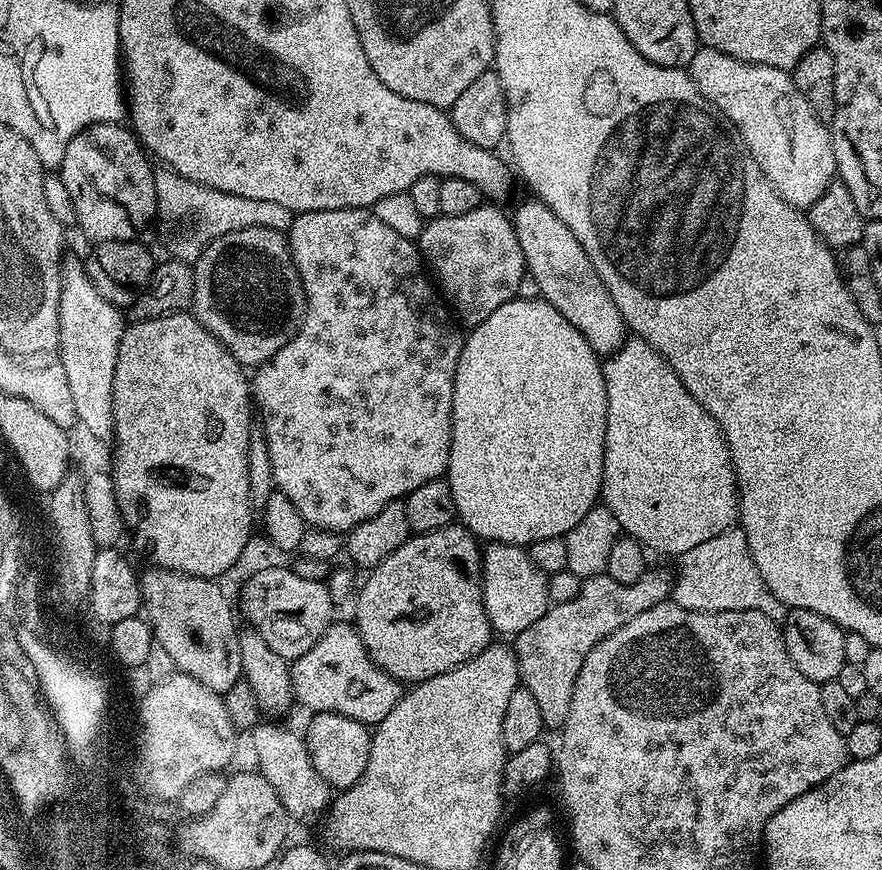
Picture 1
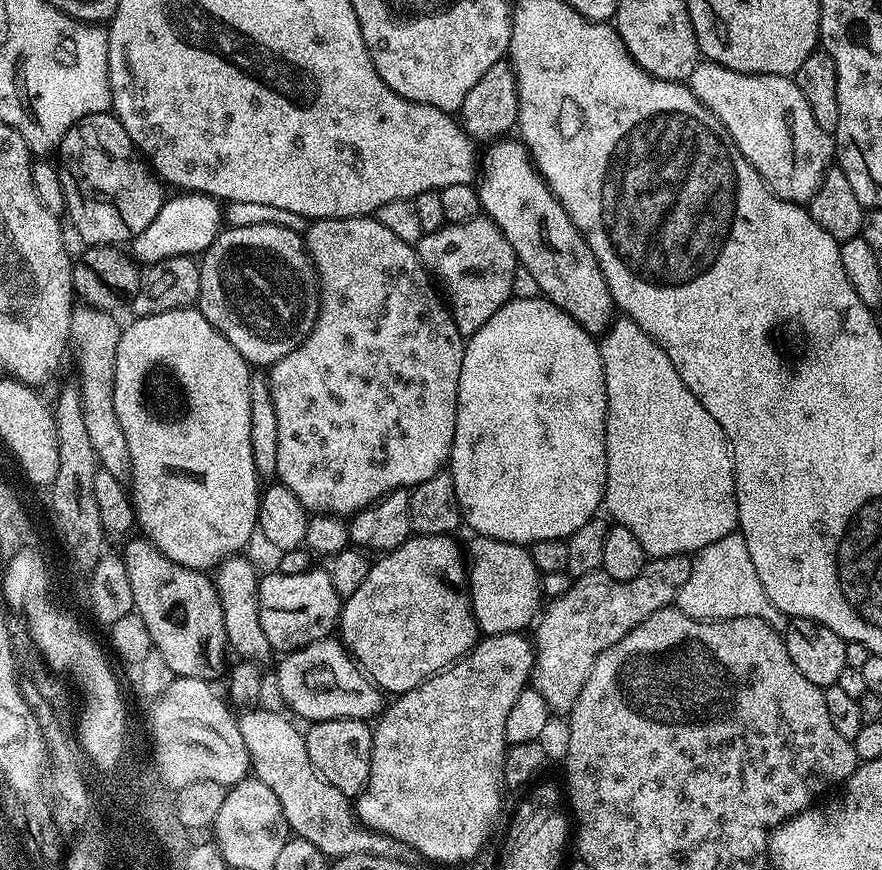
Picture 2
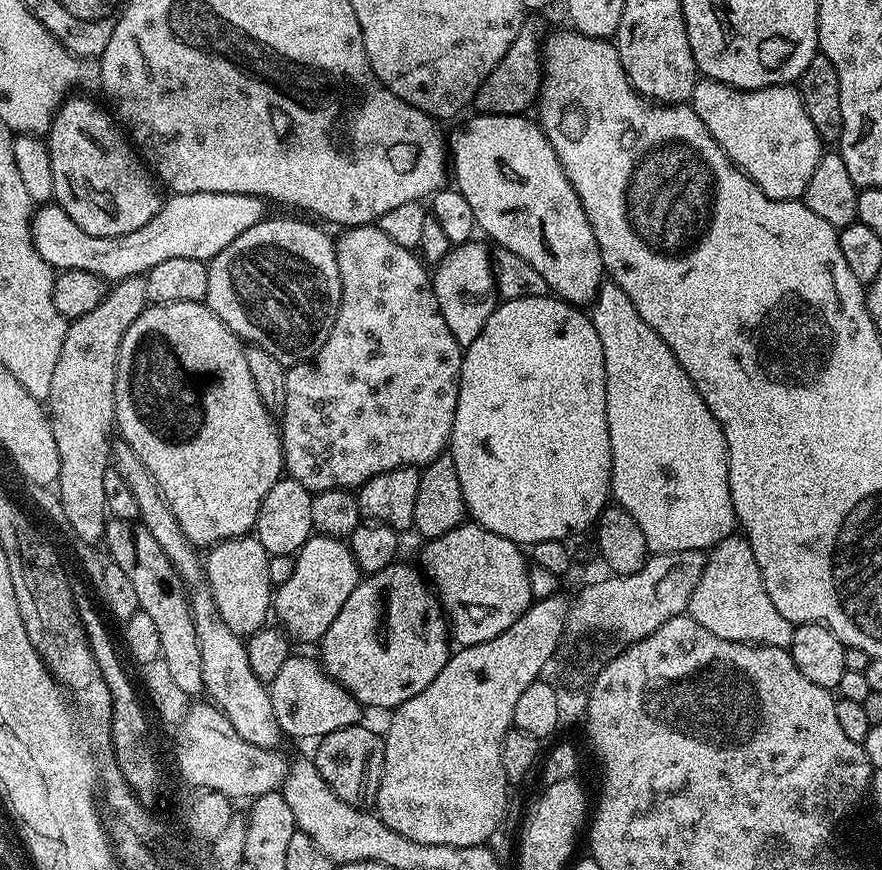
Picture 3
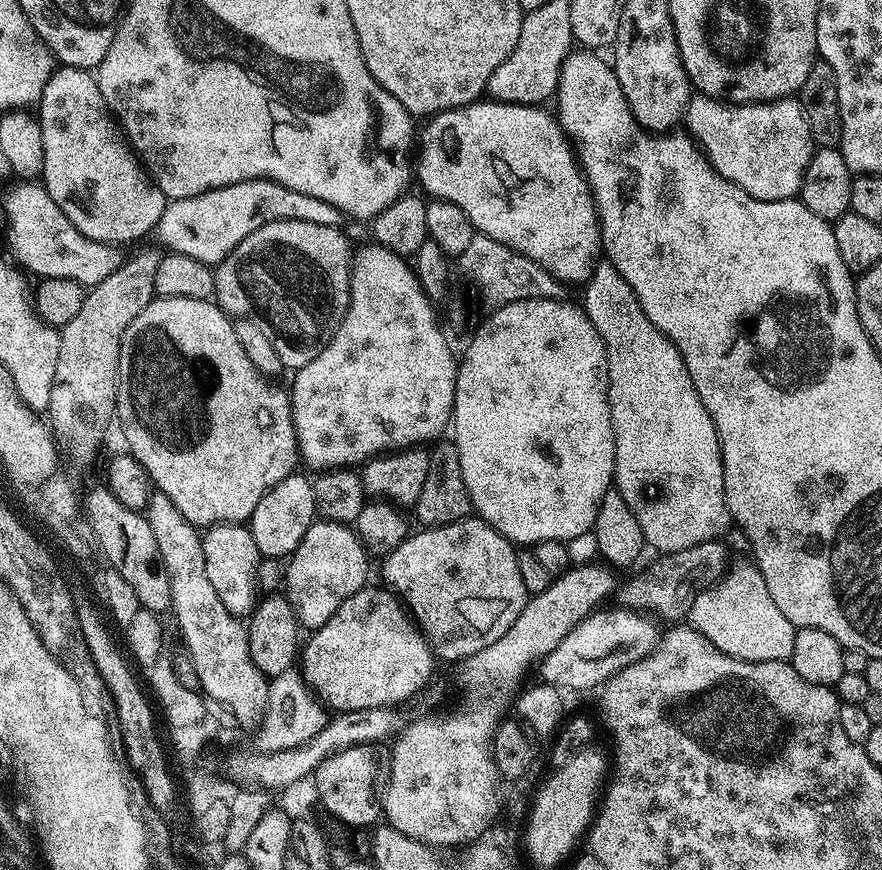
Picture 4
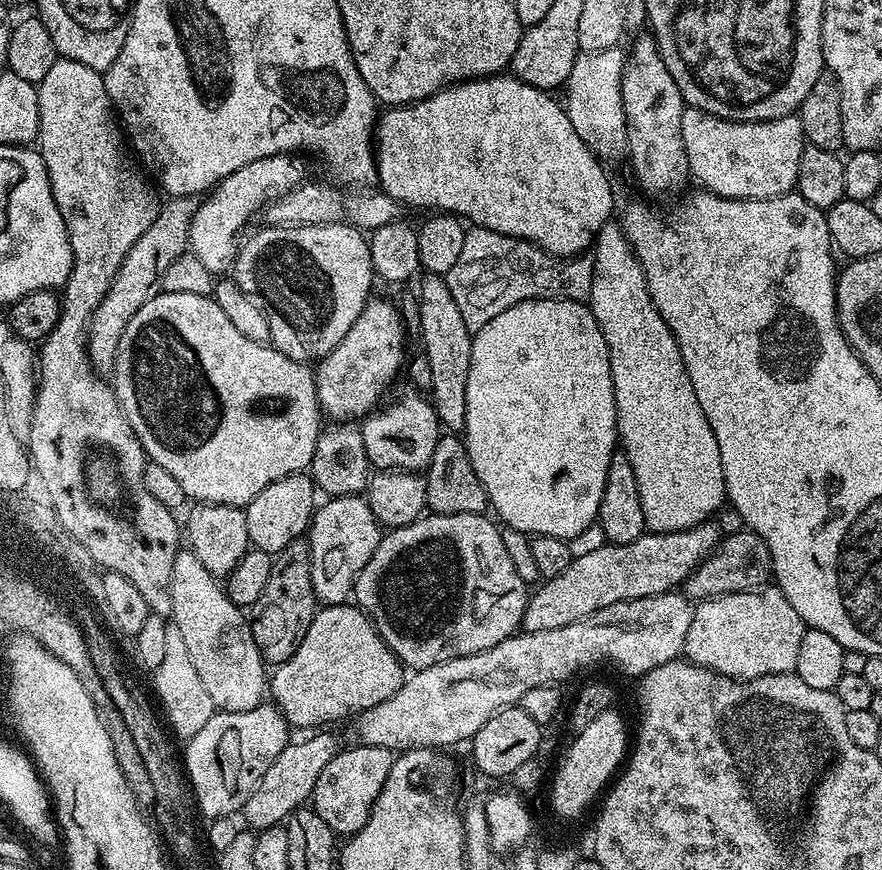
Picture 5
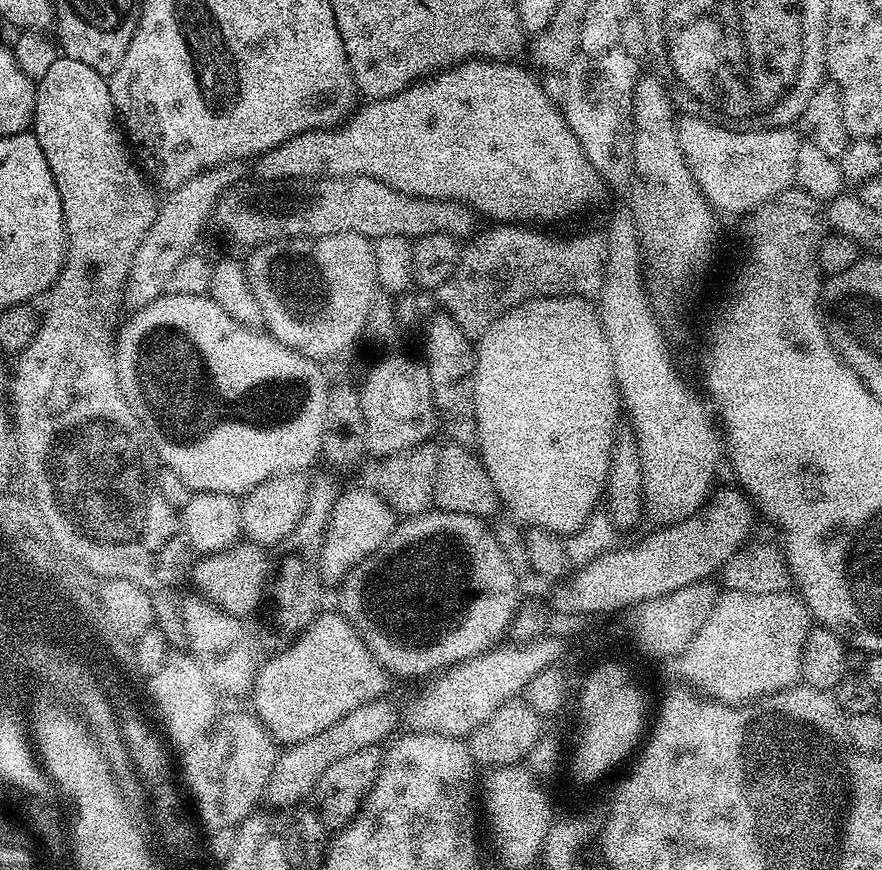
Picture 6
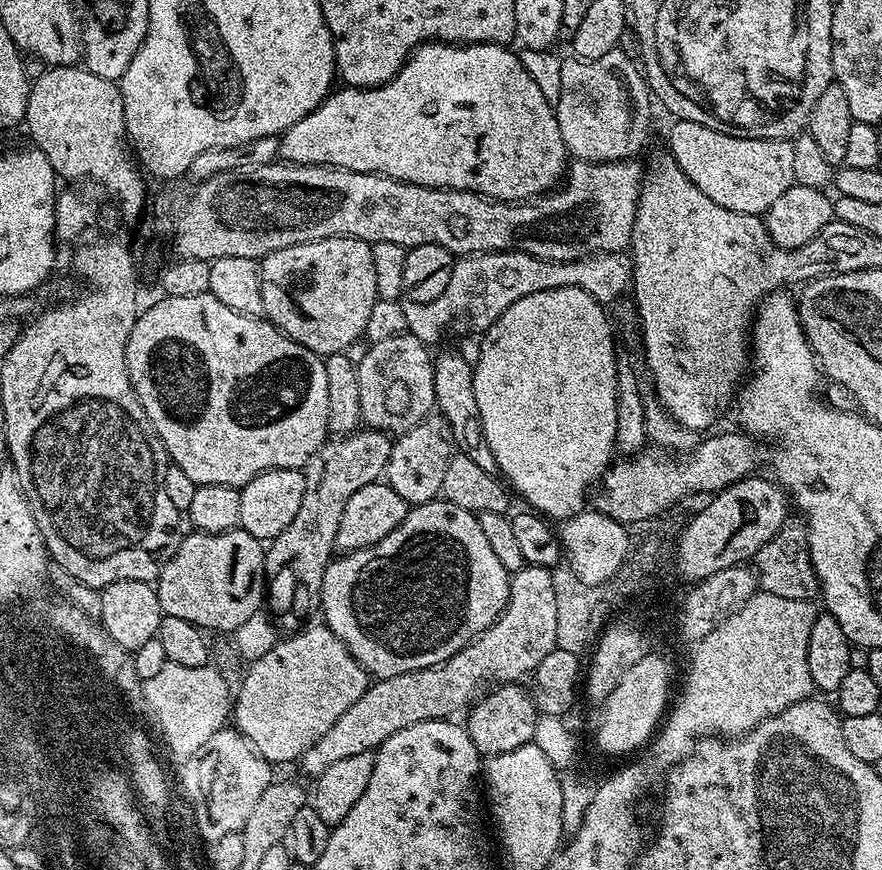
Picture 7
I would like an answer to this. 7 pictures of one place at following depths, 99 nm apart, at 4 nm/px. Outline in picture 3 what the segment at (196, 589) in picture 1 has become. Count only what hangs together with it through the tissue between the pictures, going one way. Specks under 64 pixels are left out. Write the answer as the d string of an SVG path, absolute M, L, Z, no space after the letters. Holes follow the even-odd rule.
M109 519L104 530L103 543L108 544L108 552L112 555L109 556L111 563L122 566L126 578L130 578L130 583L138 594L140 611L150 614L150 619L158 630L158 642L173 681L186 695L191 698L199 697L204 692L204 679L192 605L186 585L174 570L170 558L162 554L162 546L154 542L150 530L134 520Z

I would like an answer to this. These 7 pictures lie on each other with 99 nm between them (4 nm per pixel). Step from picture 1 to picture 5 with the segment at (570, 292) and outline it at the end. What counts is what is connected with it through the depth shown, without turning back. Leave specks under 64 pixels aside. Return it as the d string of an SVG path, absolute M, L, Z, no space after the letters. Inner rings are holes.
M497 74L474 80L465 80L453 84L451 88L428 96L424 100L417 100L414 104L392 106L388 112L379 117L378 131L374 136L374 151L376 153L376 171L378 184L390 199L401 205L409 204L412 208L432 208L444 214L451 214L463 218L469 225L496 231L498 234L513 236L516 239L528 240L539 245L540 249L551 256L561 258L579 257L593 247L594 237L603 224L609 223L612 216L612 184L604 173L605 165L597 159L595 153L588 148L586 142L578 136L571 125L565 105L555 100L555 95L549 94L543 88L535 88L526 82L516 79L511 74Z

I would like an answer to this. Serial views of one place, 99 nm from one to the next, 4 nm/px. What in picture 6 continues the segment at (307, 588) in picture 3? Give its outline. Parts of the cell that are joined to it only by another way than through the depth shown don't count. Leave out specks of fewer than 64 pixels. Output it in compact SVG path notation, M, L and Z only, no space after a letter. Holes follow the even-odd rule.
M371 487L348 488L341 491L328 519L320 555L320 577L325 585L336 586L352 573L370 554L374 554L390 538L398 523L398 516L391 506Z

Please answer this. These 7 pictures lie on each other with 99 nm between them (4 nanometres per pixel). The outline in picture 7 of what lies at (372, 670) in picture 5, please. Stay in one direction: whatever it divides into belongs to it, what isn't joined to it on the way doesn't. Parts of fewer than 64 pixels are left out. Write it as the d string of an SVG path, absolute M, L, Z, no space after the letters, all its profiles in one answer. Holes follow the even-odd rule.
M320 622L289 640L281 639L247 667L240 693L234 696L234 724L273 766L299 761L301 754L362 698L370 683L369 673L352 657L351 650Z

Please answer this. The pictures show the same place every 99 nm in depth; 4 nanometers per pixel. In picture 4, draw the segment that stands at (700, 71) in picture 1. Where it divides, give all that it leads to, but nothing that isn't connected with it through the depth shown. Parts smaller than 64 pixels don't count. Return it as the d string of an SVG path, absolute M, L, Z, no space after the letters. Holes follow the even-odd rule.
M703 94L688 101L682 121L687 135L700 145L712 169L756 200L791 200L799 193L806 166L814 151L810 126L796 98L770 100L766 104L730 104Z

